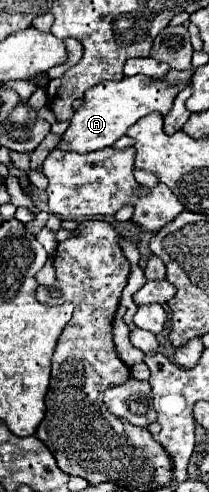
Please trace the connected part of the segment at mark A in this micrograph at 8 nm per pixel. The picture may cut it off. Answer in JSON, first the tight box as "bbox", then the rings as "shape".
{"bbox":[57,75,185,153],"shape":[[[145,75],[123,77],[121,81],[99,83],[99,85],[91,87],[85,93],[85,103],[71,117],[69,127],[63,133],[57,149],[77,151],[77,153],[89,153],[89,151],[97,151],[97,149],[111,147],[141,117],[145,117],[145,115],[149,115],[153,111],[159,111],[161,115],[167,115],[169,109],[173,107],[175,95],[183,87],[185,85],[169,87],[169,85],[165,85],[163,79],[149,79]]]}

